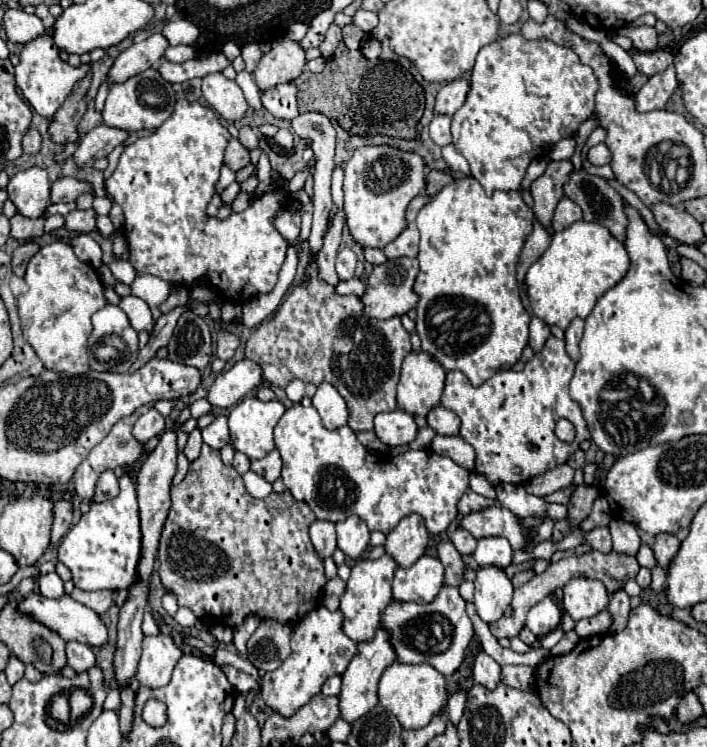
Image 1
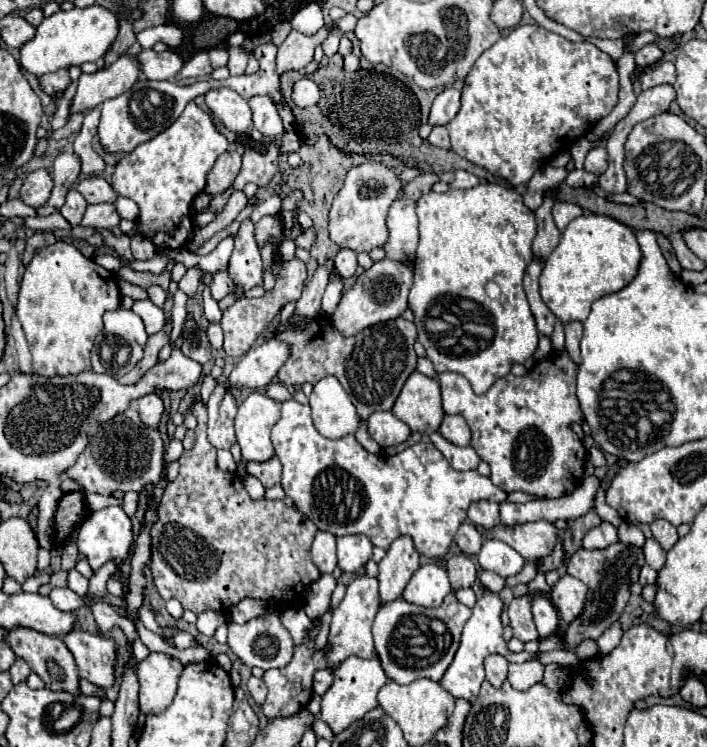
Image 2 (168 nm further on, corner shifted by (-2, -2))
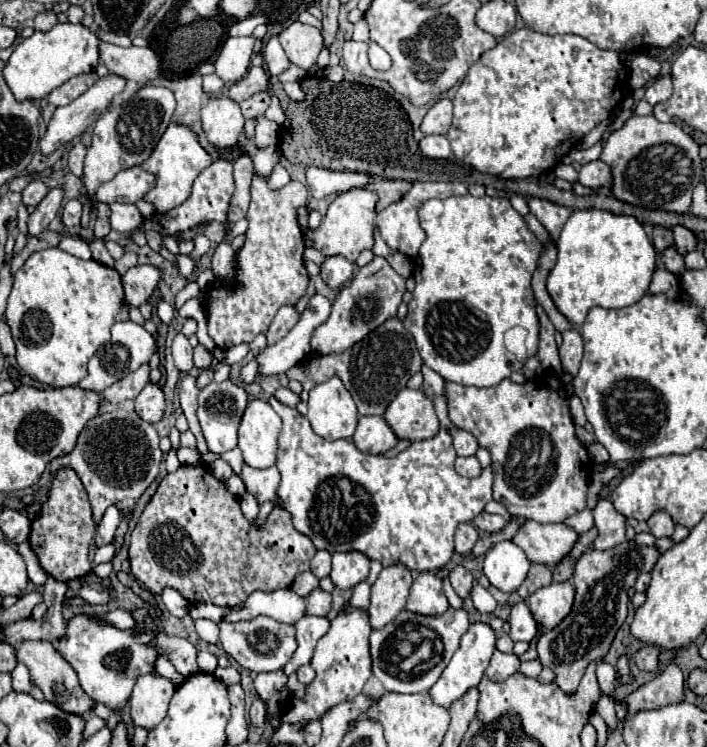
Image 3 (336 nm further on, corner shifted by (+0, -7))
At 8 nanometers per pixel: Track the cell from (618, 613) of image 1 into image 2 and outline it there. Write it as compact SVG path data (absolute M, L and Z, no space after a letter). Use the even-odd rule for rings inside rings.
M618 622L618 624L612 624L612 626L598 638L598 652L600 652L600 656L610 654L610 652L618 646L620 638L622 638L622 628L620 628L620 622Z

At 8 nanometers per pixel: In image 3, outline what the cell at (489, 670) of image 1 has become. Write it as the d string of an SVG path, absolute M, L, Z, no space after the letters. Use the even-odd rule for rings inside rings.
M496 651L496 653L492 655L492 659L490 659L488 669L486 669L486 677L488 677L490 681L500 683L500 681L508 679L510 675L514 675L516 669L518 669L518 665L520 665L520 659L518 659L514 653L508 655L508 653Z

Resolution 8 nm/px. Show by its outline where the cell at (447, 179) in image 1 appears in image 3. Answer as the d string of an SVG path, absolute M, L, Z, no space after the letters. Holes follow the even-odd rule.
M380 179L380 181L374 181L374 183L366 185L366 187L378 193L380 199L378 199L376 211L382 211L388 205L400 201L404 197L404 193L408 193L408 189L412 187L412 183L410 181L388 181L388 179Z

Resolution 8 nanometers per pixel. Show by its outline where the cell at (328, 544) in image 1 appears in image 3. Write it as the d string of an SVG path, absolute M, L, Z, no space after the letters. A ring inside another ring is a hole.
M326 549L316 551L316 555L314 555L312 563L310 563L310 571L312 571L316 577L322 579L322 577L330 575L330 561L332 561L332 555L330 555Z

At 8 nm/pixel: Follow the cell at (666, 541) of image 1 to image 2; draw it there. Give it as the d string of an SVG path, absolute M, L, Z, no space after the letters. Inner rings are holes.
M654 520L650 524L650 530L652 530L654 538L660 542L660 546L664 550L670 550L676 544L676 540L678 540L676 526L672 526L668 520Z

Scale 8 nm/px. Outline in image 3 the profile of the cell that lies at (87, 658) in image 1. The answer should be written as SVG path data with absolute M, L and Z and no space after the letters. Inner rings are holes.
M138 609L134 613L138 637L132 637L130 631L120 631L110 625L98 625L86 615L78 615L72 621L68 621L66 637L60 639L58 651L60 655L74 667L78 673L82 689L98 703L104 703L110 709L122 709L126 699L132 693L132 687L140 675L154 673L154 659L158 657L156 649L148 647L150 631L154 629L152 621L148 619L148 613L144 609Z

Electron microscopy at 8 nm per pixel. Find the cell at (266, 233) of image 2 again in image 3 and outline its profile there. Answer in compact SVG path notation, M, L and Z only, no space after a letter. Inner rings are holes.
M254 175L250 195L246 243L236 255L236 283L244 287L220 287L208 291L208 335L220 349L252 343L256 335L268 331L276 311L282 305L296 305L308 287L308 271L304 269L302 259L304 239L294 211L306 203L308 189L300 181L290 181L288 193L272 193L268 179Z

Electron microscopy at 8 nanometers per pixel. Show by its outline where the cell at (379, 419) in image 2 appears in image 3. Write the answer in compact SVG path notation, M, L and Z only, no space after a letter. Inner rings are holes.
M370 415L360 417L356 433L354 433L354 445L364 453L386 453L398 443L398 437L388 427L384 417Z

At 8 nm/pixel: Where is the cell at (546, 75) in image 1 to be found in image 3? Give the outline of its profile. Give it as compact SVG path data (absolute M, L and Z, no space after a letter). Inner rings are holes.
M524 27L524 29L516 29L512 33L508 33L506 37L502 37L498 41L498 45L490 51L486 51L470 69L468 69L468 75L466 79L462 81L462 85L458 87L456 91L456 97L454 97L454 121L452 121L452 127L450 131L446 133L450 145L452 145L452 151L456 155L458 161L478 169L480 173L488 173L488 175L496 175L496 177L502 177L502 179L528 179L528 177L540 177L542 173L546 171L552 171L574 147L580 145L582 137L592 131L602 119L610 117L610 113L614 111L614 107L622 101L622 95L624 95L624 75L626 69L622 65L622 61L618 59L618 53L616 51L606 51L606 49L598 49L596 45L592 45L590 41L582 39L582 37L576 37L576 35L542 35L542 33L536 33L534 29L530 27Z

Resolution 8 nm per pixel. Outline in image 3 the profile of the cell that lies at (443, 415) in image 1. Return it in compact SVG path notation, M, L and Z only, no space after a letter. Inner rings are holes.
M450 429L450 433L452 433L452 443L454 443L454 449L456 449L458 455L468 457L468 455L476 453L478 441L472 433L468 433L464 429Z

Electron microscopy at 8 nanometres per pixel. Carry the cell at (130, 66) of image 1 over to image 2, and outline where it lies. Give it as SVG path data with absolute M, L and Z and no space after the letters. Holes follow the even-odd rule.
M130 54L120 56L106 70L98 70L96 74L82 74L76 96L70 104L70 114L88 112L100 106L104 100L124 94L138 80L138 74L138 64L130 60Z

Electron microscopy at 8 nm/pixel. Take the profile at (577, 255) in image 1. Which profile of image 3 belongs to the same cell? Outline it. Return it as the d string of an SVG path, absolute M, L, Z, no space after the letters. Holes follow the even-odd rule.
M598 209L574 211L558 237L558 261L548 273L546 289L556 309L578 329L584 323L586 313L596 305L606 309L618 309L636 303L648 291L654 269L656 269L656 251L644 227L634 217L614 215Z

